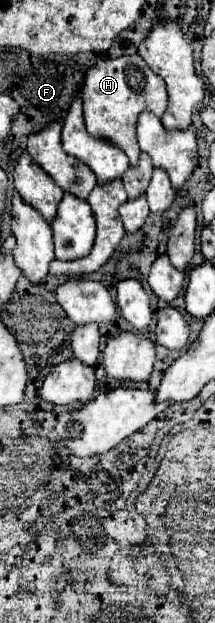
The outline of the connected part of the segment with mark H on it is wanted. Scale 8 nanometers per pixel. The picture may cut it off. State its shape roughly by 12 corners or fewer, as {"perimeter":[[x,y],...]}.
{"perimeter":[[139,55],[99,59],[81,91],[91,137],[139,161],[137,119],[165,81]]}

